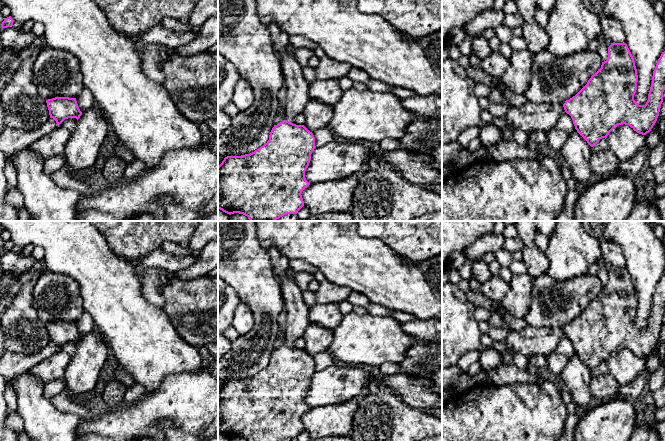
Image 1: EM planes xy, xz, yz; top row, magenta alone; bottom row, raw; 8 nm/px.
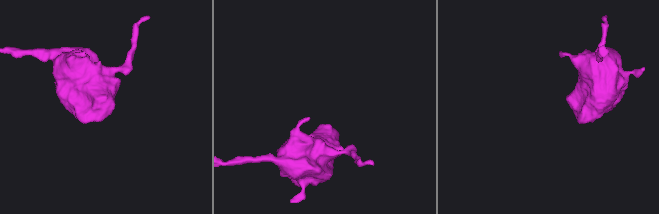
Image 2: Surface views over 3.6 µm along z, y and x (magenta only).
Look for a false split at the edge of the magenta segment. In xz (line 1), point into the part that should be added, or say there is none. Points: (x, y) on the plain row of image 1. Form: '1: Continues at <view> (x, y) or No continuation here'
1: No continuation here

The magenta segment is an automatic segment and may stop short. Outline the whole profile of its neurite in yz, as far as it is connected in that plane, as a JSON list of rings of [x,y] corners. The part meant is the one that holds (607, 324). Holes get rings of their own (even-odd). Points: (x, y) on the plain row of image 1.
[[[611,267],[608,282],[601,292],[591,300],[587,308],[563,329],[534,327],[527,325],[520,331],[511,331],[504,341],[494,341],[491,347],[501,355],[521,354],[527,358],[532,355],[548,355],[555,351],[560,340],[566,336],[573,344],[577,356],[593,371],[600,363],[607,362],[618,349],[629,349],[639,358],[651,355],[659,340],[665,314],[665,275],[662,276],[653,295],[652,308],[645,329],[634,324],[638,299],[634,282],[626,267]]]

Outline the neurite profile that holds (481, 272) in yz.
[[[482,259],[475,262],[472,266],[472,277],[476,279],[480,284],[485,283],[492,277],[492,273],[489,268],[489,264],[487,264]]]

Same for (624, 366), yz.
[[[618,349],[606,362],[609,373],[617,381],[620,387],[634,383],[647,365],[645,359],[639,358],[629,349]]]

